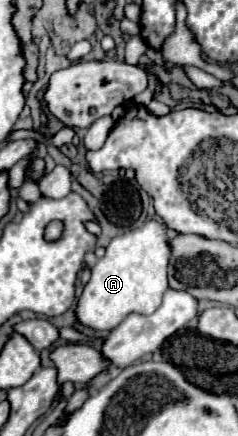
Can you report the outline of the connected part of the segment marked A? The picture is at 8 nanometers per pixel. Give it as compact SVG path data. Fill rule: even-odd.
M145 222L143 228L117 236L105 248L103 258L91 270L91 278L85 284L75 318L79 324L109 332L115 328L127 314L153 314L161 306L161 296L167 286L167 266L169 266L169 246L165 236L165 226L161 222Z

